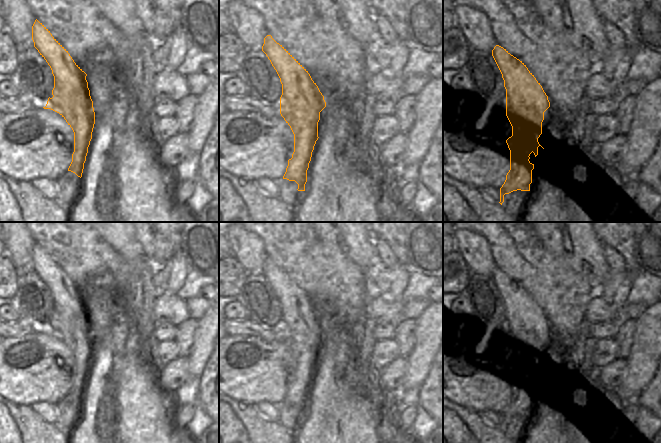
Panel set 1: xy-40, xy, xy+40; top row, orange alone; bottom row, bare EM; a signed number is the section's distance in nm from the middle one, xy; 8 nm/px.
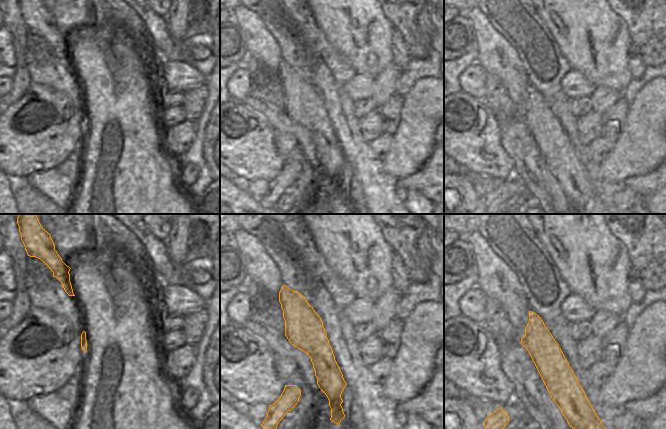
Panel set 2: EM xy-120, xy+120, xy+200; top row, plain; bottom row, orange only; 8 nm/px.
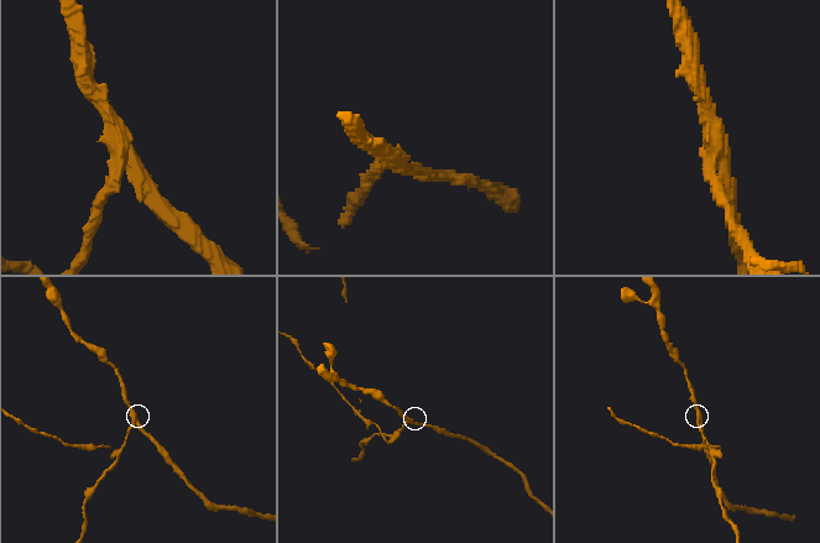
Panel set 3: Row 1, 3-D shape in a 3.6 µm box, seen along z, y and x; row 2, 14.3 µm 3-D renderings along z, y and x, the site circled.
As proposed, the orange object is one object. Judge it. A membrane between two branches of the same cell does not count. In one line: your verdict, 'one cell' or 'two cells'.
two cells

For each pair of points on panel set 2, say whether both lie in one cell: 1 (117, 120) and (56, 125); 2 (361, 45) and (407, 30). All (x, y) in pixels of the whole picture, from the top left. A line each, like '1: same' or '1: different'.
1: different
2: different

